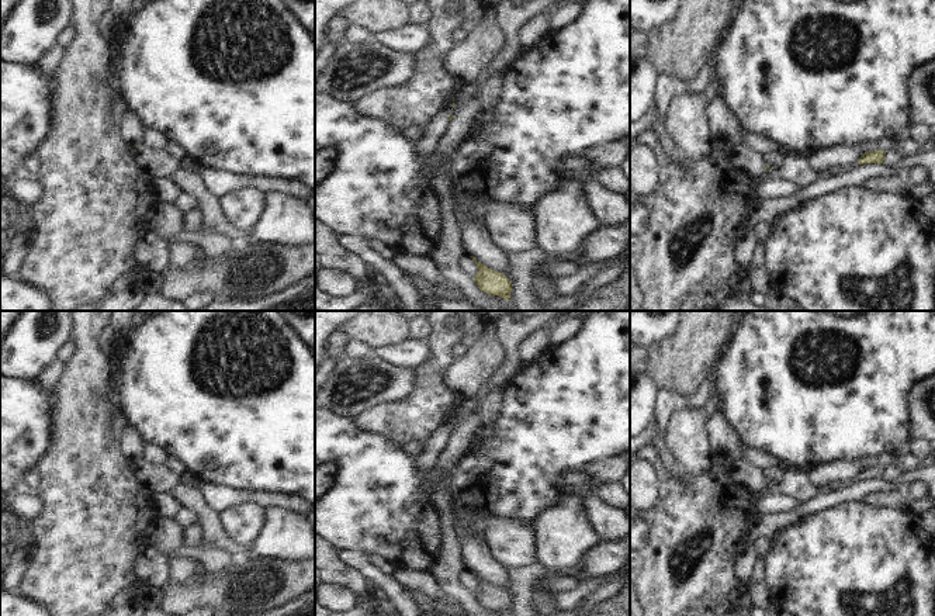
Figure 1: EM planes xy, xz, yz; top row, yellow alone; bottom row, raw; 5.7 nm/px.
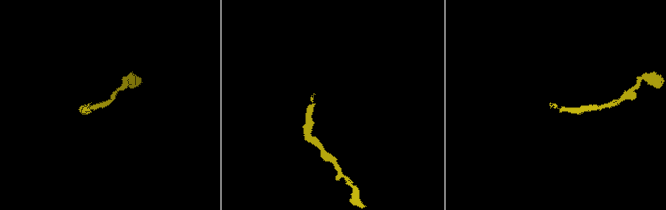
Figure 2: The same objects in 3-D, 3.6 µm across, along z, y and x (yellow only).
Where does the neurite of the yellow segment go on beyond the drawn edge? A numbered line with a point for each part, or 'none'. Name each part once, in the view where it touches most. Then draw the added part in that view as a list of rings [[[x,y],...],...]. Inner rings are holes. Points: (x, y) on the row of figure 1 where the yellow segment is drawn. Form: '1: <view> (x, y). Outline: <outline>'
1: xz (470, 92). Outline: [[[465,83],[456,98],[456,105],[449,108],[449,114],[454,115],[465,104],[471,103],[472,100],[479,100],[479,96],[482,93],[482,83]]]

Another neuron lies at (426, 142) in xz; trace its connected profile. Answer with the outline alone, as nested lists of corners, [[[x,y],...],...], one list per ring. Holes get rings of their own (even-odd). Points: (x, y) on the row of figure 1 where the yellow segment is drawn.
[[[449,108],[440,111],[433,122],[423,129],[423,132],[415,138],[415,153],[418,163],[422,165],[426,174],[432,172],[433,152],[437,148],[437,142],[449,127]]]

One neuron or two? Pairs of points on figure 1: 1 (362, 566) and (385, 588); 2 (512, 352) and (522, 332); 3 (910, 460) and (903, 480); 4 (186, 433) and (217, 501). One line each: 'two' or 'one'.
1: one
2: one
3: two
4: two

